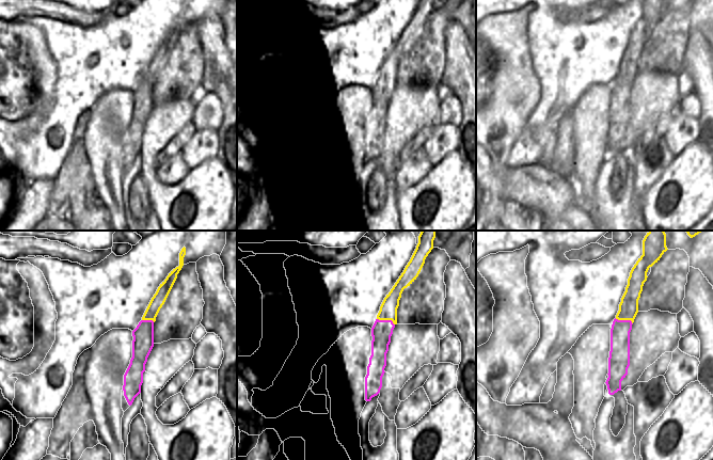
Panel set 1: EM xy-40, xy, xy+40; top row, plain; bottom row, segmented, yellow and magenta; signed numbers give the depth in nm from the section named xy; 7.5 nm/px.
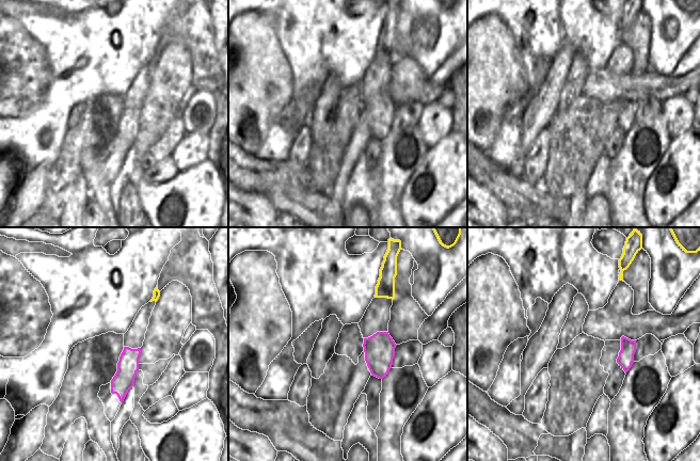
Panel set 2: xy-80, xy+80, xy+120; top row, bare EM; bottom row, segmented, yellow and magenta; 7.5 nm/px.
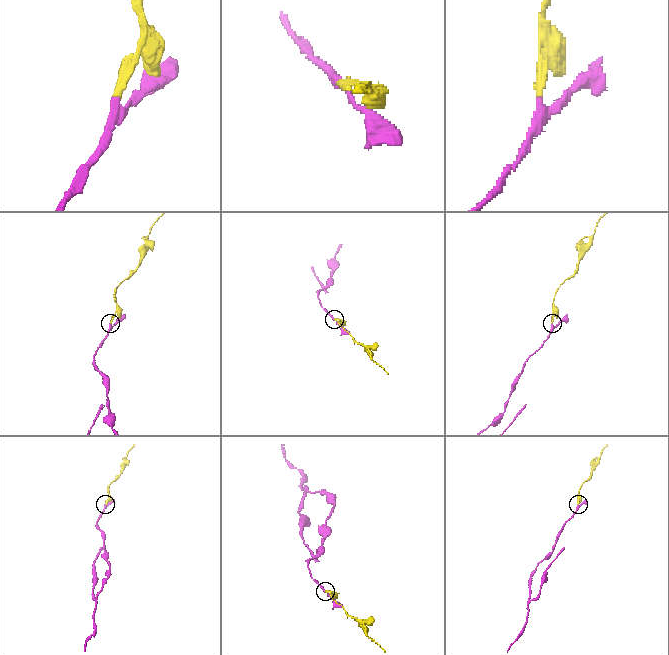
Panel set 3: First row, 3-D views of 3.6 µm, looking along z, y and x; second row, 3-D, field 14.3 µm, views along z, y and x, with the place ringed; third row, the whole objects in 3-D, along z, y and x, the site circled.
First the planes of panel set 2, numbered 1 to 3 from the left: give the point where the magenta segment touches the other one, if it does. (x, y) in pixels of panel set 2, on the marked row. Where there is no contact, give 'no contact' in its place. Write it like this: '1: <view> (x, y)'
1: no contact
2: no contact
3: no contact

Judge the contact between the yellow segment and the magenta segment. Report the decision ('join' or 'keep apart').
keep apart

